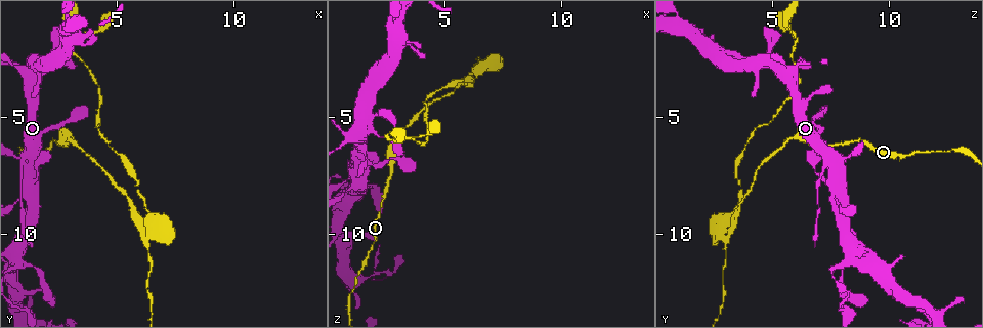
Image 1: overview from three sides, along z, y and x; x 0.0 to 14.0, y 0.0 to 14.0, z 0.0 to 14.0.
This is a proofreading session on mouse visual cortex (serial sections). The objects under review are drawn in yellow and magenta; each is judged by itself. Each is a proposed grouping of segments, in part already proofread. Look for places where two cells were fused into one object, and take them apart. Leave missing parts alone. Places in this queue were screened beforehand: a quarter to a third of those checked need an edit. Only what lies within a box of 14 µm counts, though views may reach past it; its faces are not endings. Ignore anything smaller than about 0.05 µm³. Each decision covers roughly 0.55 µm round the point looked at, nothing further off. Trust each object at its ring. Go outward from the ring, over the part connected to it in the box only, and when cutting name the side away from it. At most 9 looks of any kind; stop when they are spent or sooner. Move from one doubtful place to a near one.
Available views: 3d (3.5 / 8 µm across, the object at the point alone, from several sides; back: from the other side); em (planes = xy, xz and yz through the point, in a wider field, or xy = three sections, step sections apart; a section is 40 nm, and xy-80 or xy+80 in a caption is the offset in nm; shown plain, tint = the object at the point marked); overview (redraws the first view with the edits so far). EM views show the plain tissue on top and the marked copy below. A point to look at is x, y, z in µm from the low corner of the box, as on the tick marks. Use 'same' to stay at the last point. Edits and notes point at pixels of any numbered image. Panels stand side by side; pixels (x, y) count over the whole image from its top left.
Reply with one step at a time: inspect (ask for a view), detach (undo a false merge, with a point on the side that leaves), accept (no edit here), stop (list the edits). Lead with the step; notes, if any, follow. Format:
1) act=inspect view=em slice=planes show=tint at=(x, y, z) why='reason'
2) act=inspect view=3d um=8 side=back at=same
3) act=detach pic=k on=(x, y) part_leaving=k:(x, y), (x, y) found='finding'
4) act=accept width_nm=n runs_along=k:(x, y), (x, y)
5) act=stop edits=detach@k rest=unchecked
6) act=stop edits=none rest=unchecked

act=inspect view=3d um=3.5 at=(3.0, 5.8, 5.9) why='thick turns thin'

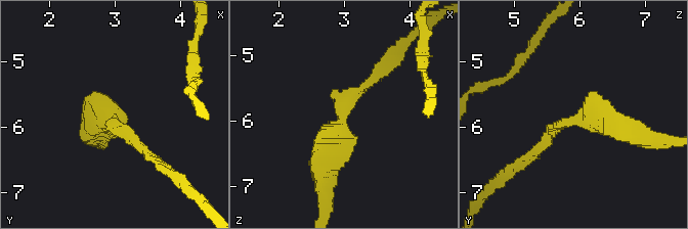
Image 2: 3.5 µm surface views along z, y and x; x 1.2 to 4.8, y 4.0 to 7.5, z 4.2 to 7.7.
act=inspect view=em slice=xy step=1 show=tint at=(3.00, 5.85, 5.85)

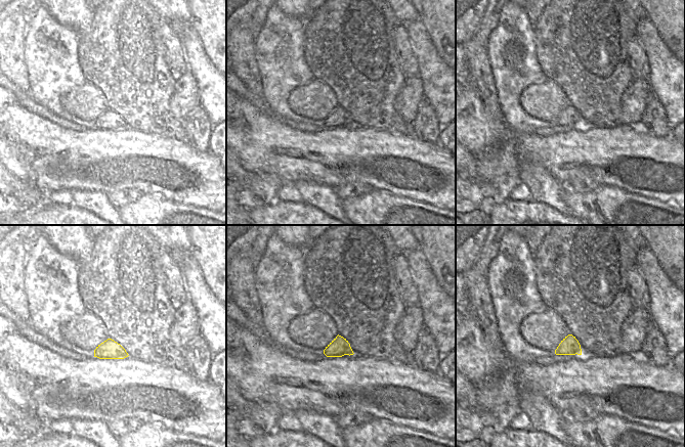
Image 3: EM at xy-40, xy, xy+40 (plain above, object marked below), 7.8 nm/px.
act=accept runs_along=2:(321, 172), (344, 103), (381, 73) found='one cell here'

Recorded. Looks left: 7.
act=inspect view=3d um=8 at=(1.2, 3.1, 5.8)

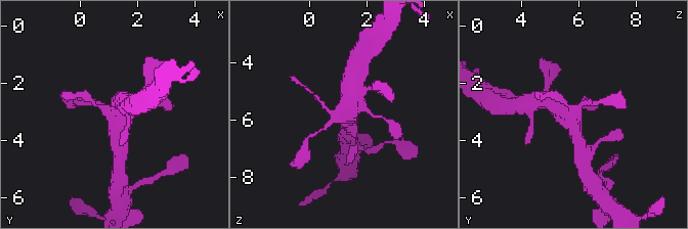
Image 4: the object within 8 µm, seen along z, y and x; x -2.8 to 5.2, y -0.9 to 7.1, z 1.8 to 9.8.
act=inspect view=em slice=xy step=5 show=tint at=(1.2, 3.1, 5.8)

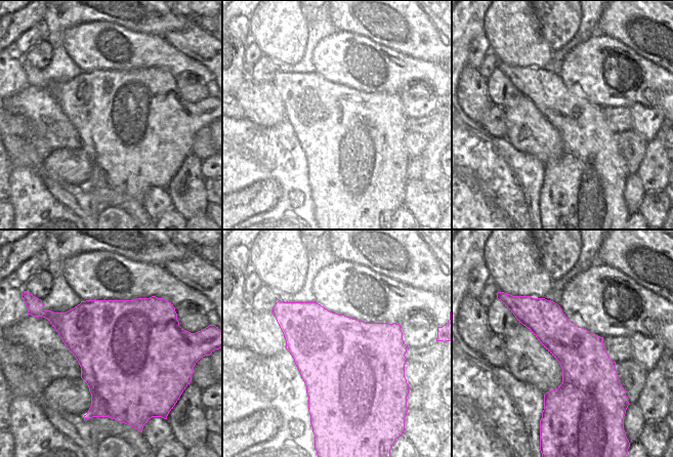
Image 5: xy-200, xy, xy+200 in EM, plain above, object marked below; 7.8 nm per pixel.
act=accept runs_along=4:(579, 143), (561, 109), (542, 100) found='one cell here'

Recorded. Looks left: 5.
act=inspect view=3d um=8 at=(3.0, 1.0, 0.9) why='thick turns thin'

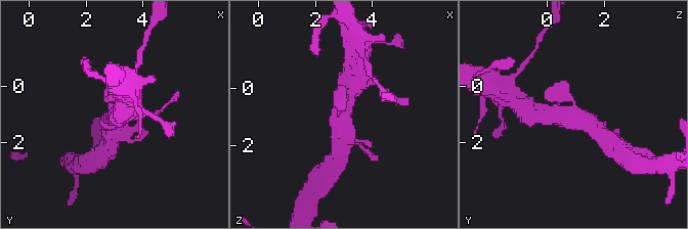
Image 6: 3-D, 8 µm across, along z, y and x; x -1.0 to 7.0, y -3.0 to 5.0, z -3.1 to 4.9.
act=inspect view=em slice=xy step=3 show=tint at=(2.9, 1.0, 0.9) arms=3 arm_widths_nm=350,600,600 why='need the tissue'

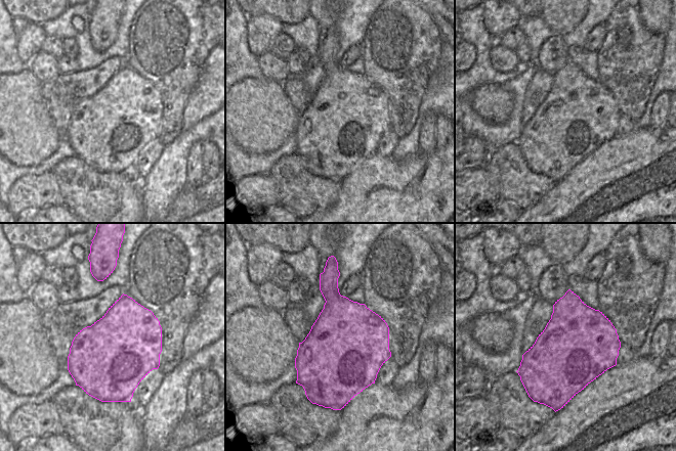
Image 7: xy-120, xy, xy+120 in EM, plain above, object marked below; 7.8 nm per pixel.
act=accept runs_along=6:(598, 133), (574, 113), (548, 115) found='all the same cell'

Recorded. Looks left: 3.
act=inspect view=3d um=8 at=(6.4, 10.9, 3.0) why='calibre changes'

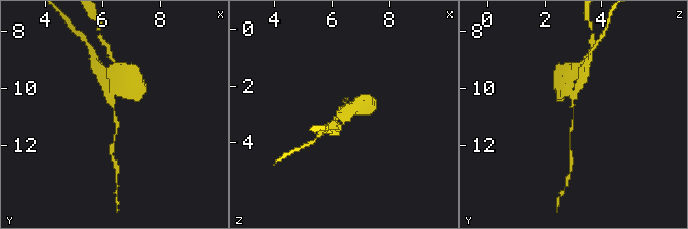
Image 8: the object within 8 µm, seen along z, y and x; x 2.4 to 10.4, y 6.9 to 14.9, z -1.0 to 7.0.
act=inspect view=3d um=3.5 side=back at=(6.3, 10.8, 3.0)

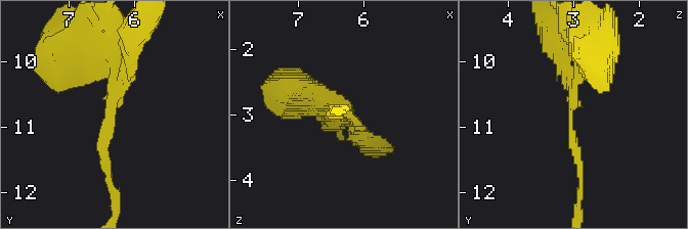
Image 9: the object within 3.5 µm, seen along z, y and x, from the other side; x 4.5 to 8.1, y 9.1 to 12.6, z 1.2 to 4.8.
act=inspect view=em slice=planes show=tint at=(6.35, 10.85, 3.05)

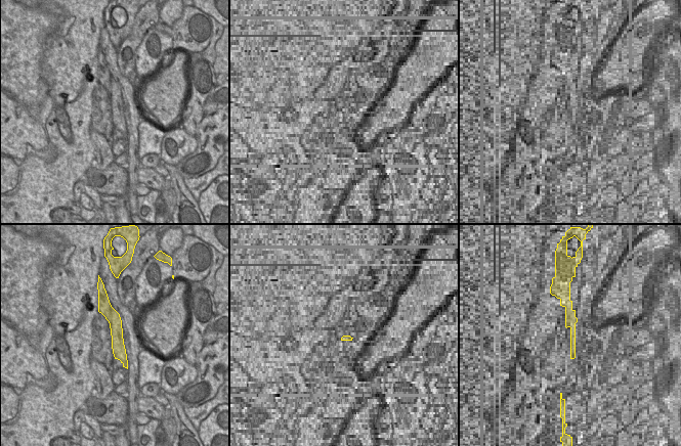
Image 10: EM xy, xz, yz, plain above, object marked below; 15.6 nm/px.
act=detach pic=9 on=(108, 135) width_nm=220 part_leaving=9:(117, 75), (91, 43), (91, 28) found='a second cell is stuck on'

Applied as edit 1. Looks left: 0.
act=stop edits=detach@9 rest=unchecked

